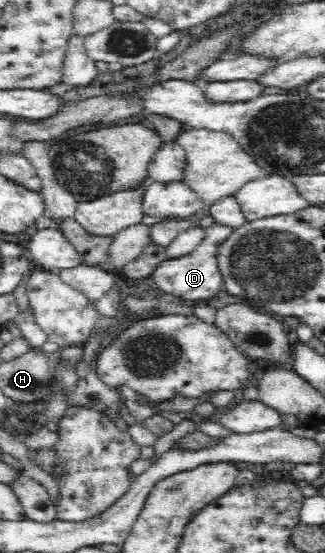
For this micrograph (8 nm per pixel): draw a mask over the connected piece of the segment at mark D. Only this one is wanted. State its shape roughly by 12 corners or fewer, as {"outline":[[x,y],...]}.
{"outline":[[229,226],[205,228],[189,255],[161,262],[155,284],[189,304],[223,284],[218,250]]}

